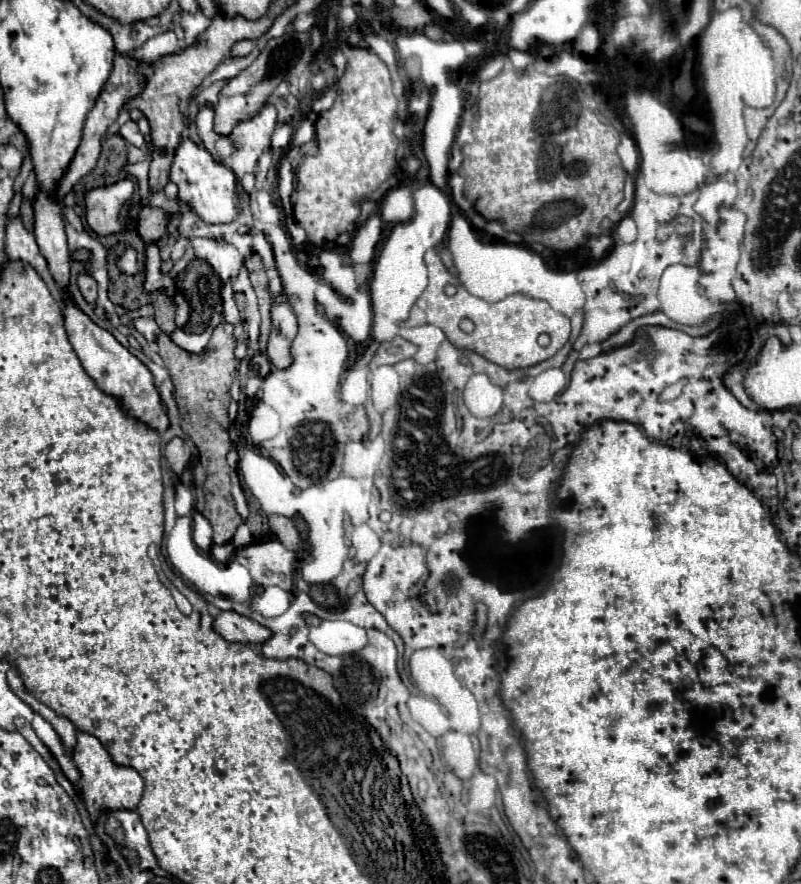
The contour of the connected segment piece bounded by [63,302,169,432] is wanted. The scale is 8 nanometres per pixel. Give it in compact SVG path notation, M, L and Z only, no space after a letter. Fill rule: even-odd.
M67 302L63 314L65 314L65 328L69 334L69 342L73 344L85 372L93 378L93 382L97 382L97 386L105 390L105 394L113 394L113 398L117 398L121 406L125 406L125 414L133 414L133 418L141 418L141 422L149 422L149 428L157 432L165 432L169 426L167 410L161 402L161 396L155 388L153 376L147 370L147 366L141 360L137 360L127 348L123 348L113 338L113 334L91 322L89 316L85 316L71 302Z

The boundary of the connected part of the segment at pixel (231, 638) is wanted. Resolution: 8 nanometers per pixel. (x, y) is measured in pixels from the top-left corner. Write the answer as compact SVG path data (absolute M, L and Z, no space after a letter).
M221 612L215 622L213 628L227 640L227 642L241 642L241 644L255 644L261 646L263 642L267 642L271 638L271 630L257 624L255 620L241 616L237 612Z

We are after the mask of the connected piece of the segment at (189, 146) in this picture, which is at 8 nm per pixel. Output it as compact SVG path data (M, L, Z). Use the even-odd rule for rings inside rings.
M187 136L181 138L171 164L171 182L179 186L179 200L191 206L205 222L231 222L237 218L237 180L235 174L223 164L213 162L213 156Z

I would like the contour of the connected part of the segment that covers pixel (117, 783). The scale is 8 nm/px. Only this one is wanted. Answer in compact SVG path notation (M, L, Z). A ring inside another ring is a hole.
M85 732L77 734L77 746L73 752L73 762L77 770L81 772L81 782L83 782L83 798L85 806L91 814L91 820L97 822L101 814L115 812L115 810L135 810L137 804L141 802L143 796L143 778L133 770L133 768L123 768L115 766L103 748L103 744Z

